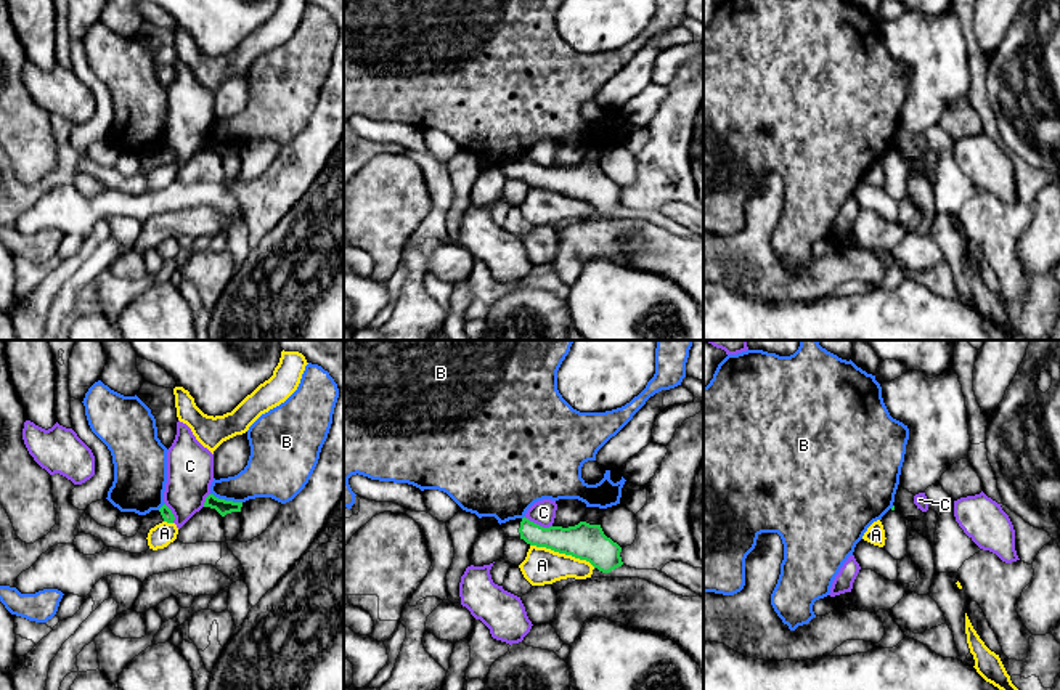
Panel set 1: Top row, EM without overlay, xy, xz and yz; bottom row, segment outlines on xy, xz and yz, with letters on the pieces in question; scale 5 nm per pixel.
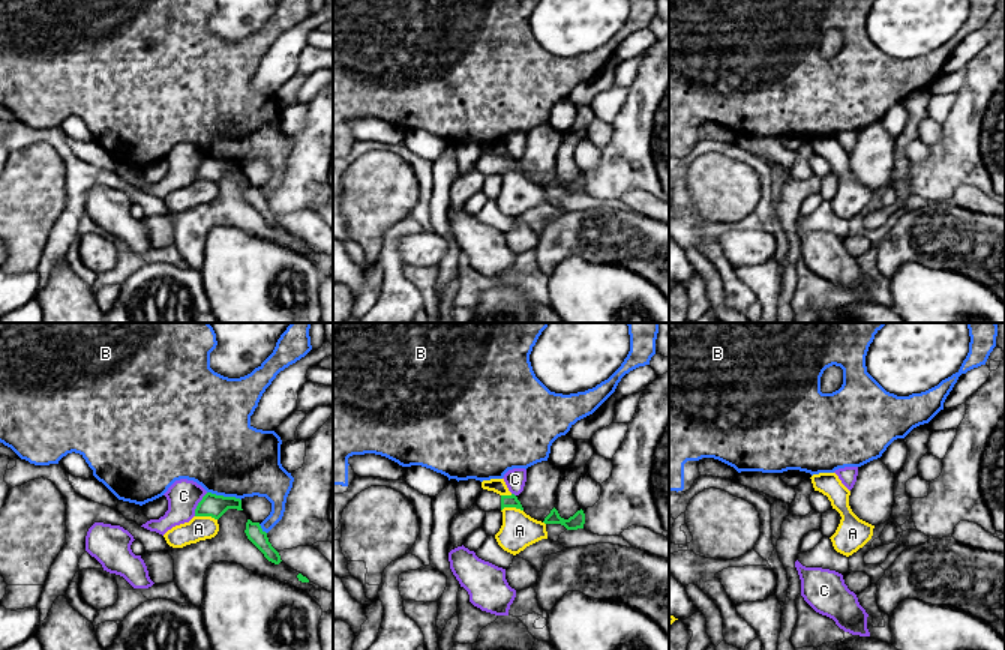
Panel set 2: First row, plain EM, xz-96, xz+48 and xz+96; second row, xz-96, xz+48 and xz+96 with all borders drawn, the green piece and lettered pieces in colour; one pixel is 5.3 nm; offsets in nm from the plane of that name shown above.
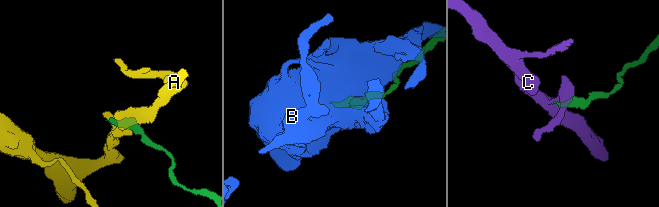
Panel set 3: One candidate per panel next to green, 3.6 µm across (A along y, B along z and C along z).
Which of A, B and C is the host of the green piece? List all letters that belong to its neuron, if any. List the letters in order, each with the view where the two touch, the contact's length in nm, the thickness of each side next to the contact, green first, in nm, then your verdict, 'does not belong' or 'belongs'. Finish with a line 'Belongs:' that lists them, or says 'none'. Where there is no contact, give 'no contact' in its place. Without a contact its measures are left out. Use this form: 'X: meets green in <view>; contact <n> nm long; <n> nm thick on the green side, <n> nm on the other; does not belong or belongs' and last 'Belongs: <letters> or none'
A: meets green in xz; contact 340 nm long; 180 nm thick on the green side, 180 nm on the other; does not belong
B: meets green in xy; contact 170 nm long; 70 nm thick on the green side, 240 nm on the other; does not belong
C: meets green in xz; contact 150 nm long; 180 nm thick on the green side, 130 nm on the other; does not belong
Belongs: none

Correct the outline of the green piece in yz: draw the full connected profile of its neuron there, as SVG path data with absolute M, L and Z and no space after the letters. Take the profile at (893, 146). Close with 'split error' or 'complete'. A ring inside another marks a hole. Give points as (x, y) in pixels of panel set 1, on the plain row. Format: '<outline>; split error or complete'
M895 146L882 157L882 165L885 170L885 186L883 189L895 199L901 201L907 197L907 167Z; split error

